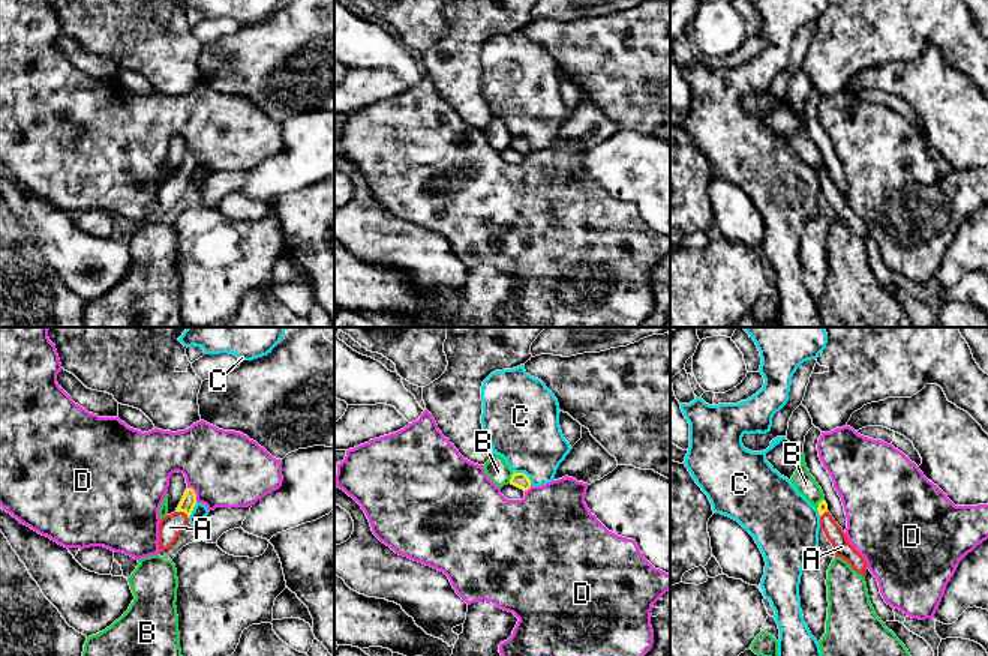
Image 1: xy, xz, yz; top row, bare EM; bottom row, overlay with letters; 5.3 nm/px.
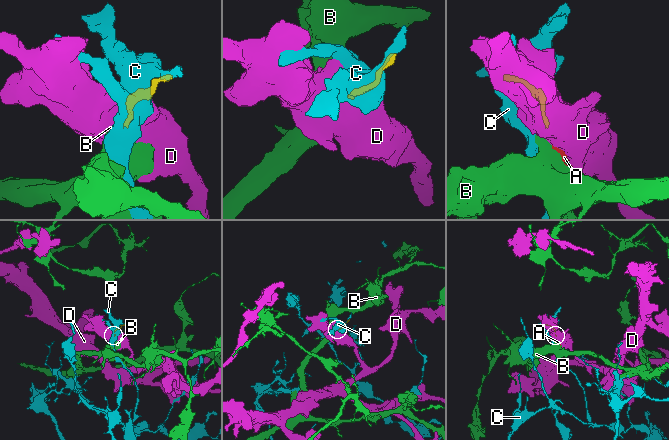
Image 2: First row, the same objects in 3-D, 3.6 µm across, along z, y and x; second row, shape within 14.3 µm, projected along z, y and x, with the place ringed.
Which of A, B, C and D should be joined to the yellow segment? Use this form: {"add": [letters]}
{"add": ["A"]}

